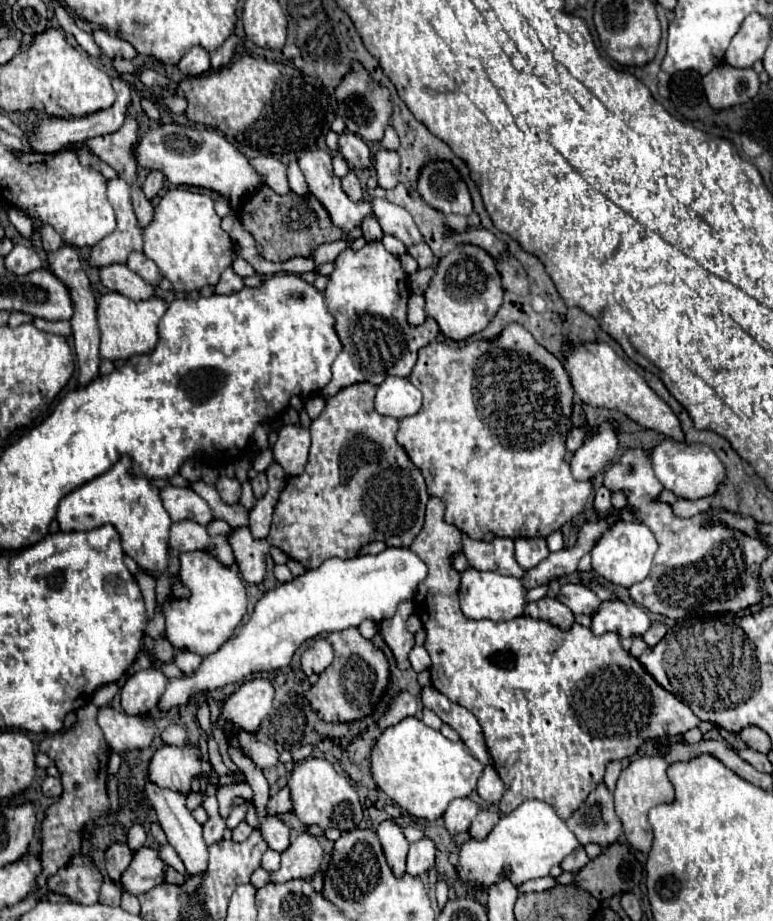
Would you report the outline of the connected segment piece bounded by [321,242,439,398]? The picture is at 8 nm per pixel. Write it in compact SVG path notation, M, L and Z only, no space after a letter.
M367 242L361 250L345 250L335 258L337 266L335 272L331 274L331 280L325 288L325 300L331 310L331 314L337 318L335 330L343 342L343 352L337 356L333 362L333 380L321 390L321 396L331 398L335 396L341 388L357 384L357 382L371 382L371 384L381 384L387 376L403 376L407 378L417 362L417 352L425 344L437 340L439 336L439 326L433 318L427 318L421 326L411 326L407 322L407 280L405 280L405 270L401 268L399 260L391 256L381 242Z

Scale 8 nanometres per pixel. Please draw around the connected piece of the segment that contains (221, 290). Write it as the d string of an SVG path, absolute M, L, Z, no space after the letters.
M229 266L227 270L223 270L223 274L221 274L221 278L219 278L217 286L215 286L215 292L217 294L233 294L233 292L237 292L241 288L243 288L243 278L239 278L233 272L233 268Z

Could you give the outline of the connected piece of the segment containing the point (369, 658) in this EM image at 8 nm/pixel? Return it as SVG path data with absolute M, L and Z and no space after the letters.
M357 628L331 632L327 640L335 650L333 662L319 674L317 684L313 684L301 694L291 692L291 696L305 698L323 722L355 722L365 716L371 716L389 682L387 656L379 652L379 648L373 646L371 640L365 640Z

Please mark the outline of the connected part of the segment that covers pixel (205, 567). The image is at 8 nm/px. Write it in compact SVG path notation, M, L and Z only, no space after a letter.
M193 550L179 554L179 580L189 590L187 598L167 598L161 602L165 618L165 636L177 646L195 654L213 654L227 638L233 636L247 608L245 582L237 570L223 566L205 550Z

